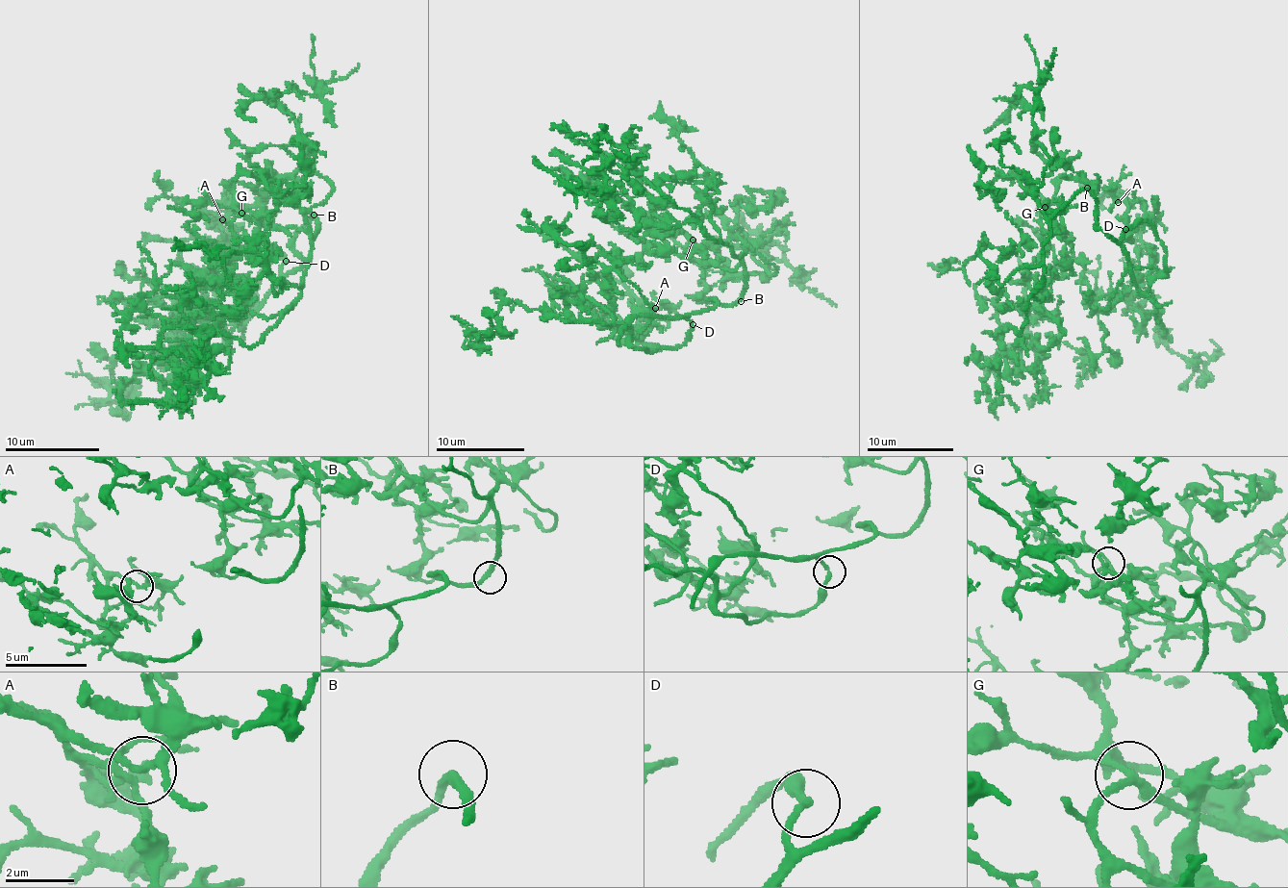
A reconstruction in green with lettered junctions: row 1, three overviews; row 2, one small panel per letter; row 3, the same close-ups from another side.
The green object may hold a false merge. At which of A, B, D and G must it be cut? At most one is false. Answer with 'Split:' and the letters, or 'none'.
Split: none

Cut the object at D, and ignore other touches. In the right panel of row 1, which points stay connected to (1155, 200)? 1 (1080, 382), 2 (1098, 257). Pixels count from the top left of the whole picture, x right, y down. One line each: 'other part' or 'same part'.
1: same part
2: same part

